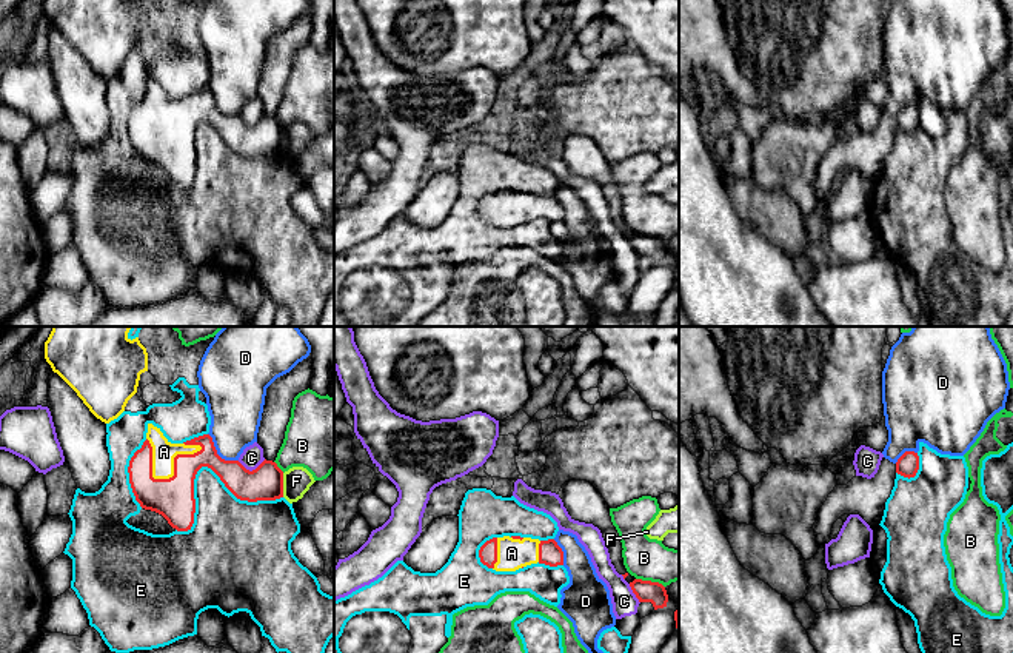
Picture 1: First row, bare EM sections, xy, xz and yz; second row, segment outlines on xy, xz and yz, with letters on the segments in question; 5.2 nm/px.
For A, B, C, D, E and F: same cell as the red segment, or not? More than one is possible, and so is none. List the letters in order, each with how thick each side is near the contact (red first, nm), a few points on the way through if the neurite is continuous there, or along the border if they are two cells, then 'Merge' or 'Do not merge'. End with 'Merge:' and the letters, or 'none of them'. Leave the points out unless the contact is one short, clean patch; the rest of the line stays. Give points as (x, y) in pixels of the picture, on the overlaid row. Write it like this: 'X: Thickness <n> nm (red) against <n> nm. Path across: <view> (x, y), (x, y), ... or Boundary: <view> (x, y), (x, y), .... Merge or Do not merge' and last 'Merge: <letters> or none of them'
A: Thickness 220 nm (red) against 120 nm. Path across: xy (173, 498), (174, 464), (163, 452). Merge
B: Thickness 110 nm (red) against 220 nm. Do not merge
C: Thickness 180 nm (red) against 110 nm. Do not merge
D: Thickness 160 nm (red) against 280 nm. Boundary: xy (208, 433), (216, 452), (222, 458), (237, 461). Do not merge
E: Thickness 220 nm (red) against 240 nm. Do not merge
F: Thickness 180 nm (red) against 140 nm. Boundary: xy (282, 473), (284, 496). Do not merge
Merge: A

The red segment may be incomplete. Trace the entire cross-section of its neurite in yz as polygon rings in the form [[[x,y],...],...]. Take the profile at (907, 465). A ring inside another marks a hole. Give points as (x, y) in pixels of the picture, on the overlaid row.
[[[905,451],[896,462],[896,473],[904,477],[914,477],[919,470],[919,456],[914,451]]]

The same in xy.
[[[148,424],[146,440],[129,460],[129,484],[142,508],[162,514],[177,531],[194,524],[194,479],[202,467],[211,468],[240,501],[283,497],[283,471],[272,460],[246,470],[239,460],[217,454],[212,437],[203,434],[183,444],[171,444],[160,428]]]

